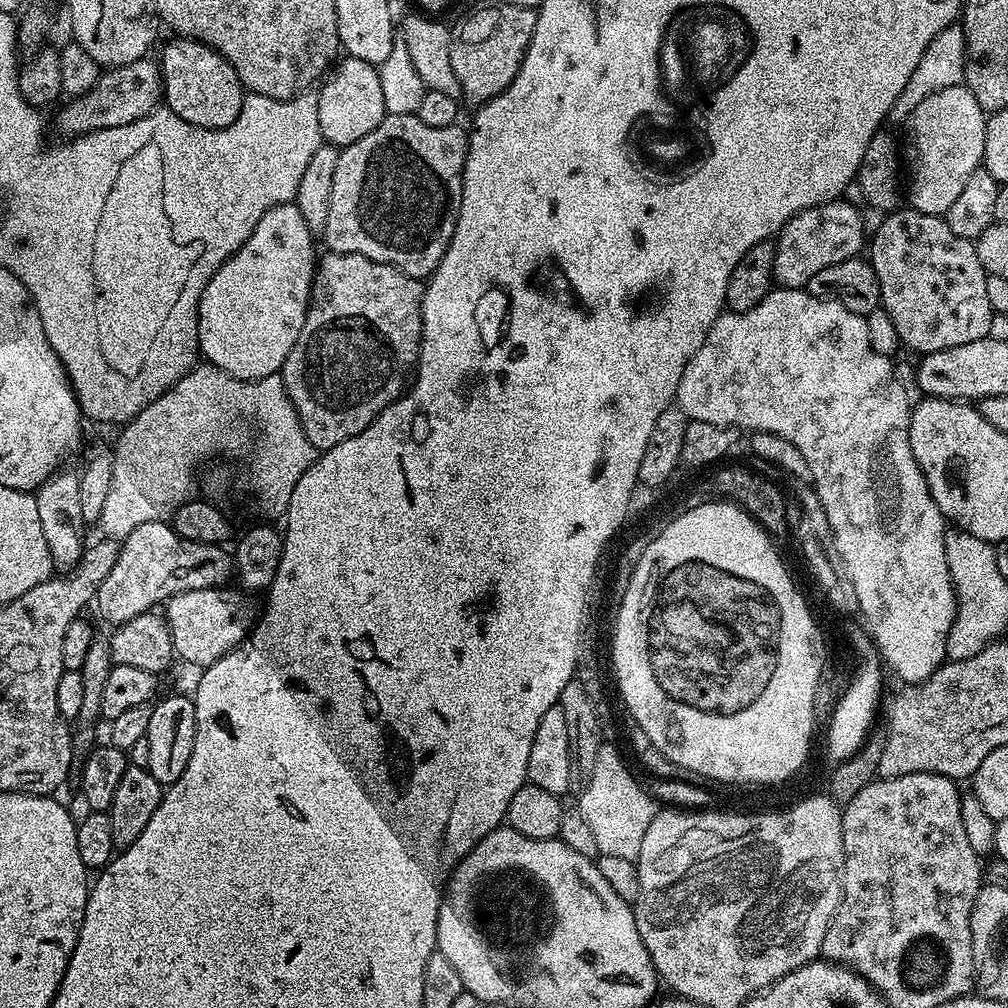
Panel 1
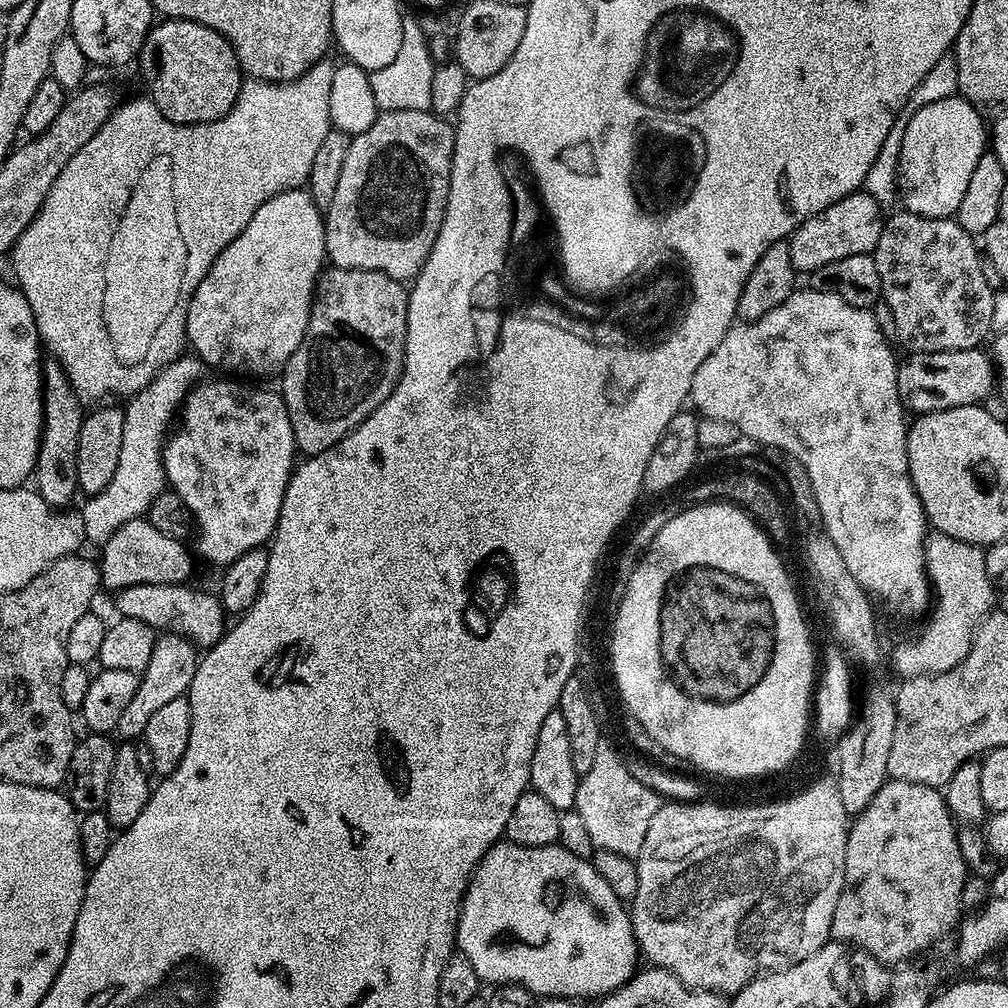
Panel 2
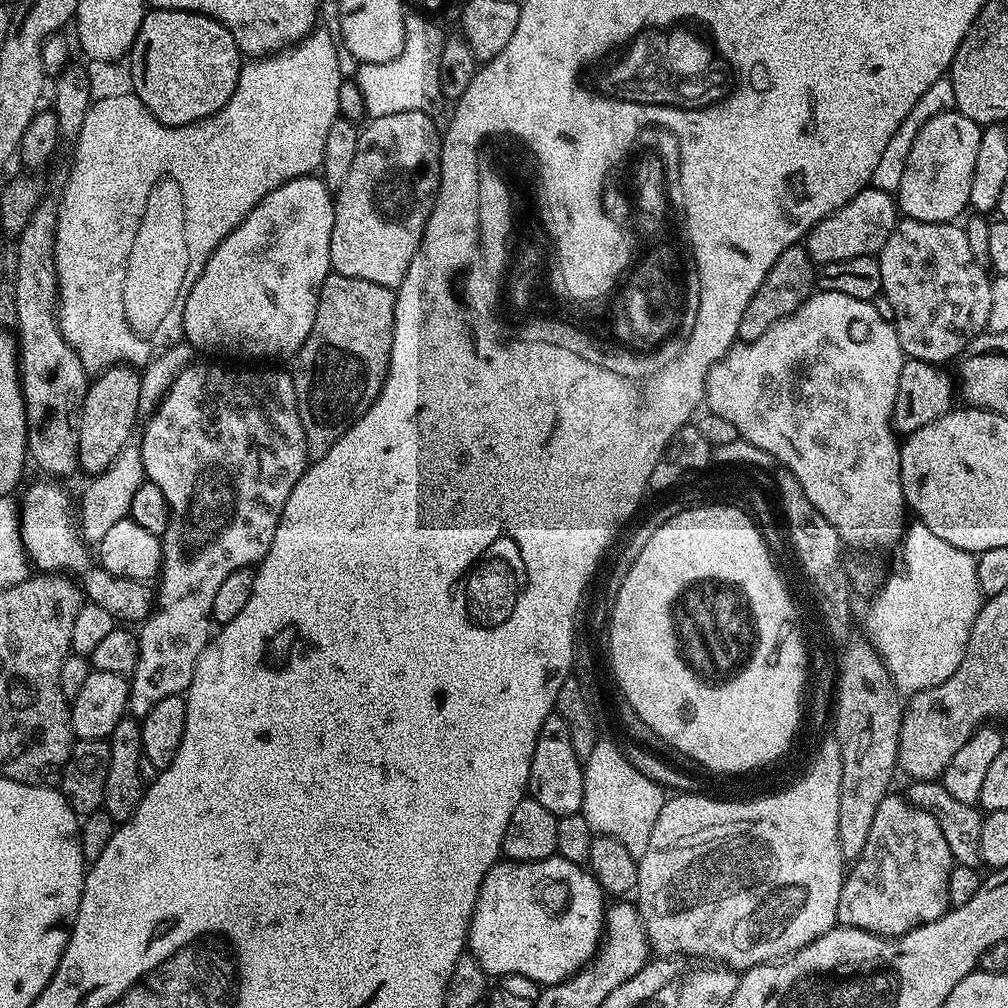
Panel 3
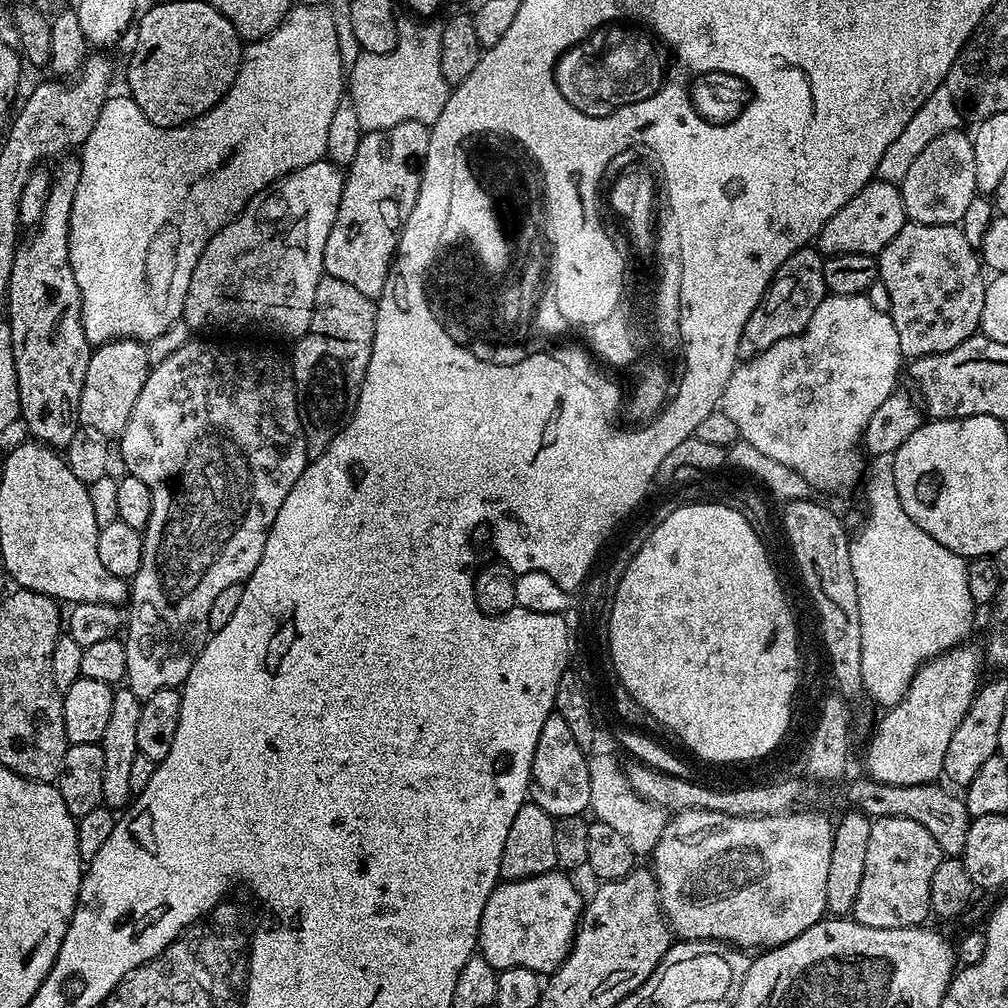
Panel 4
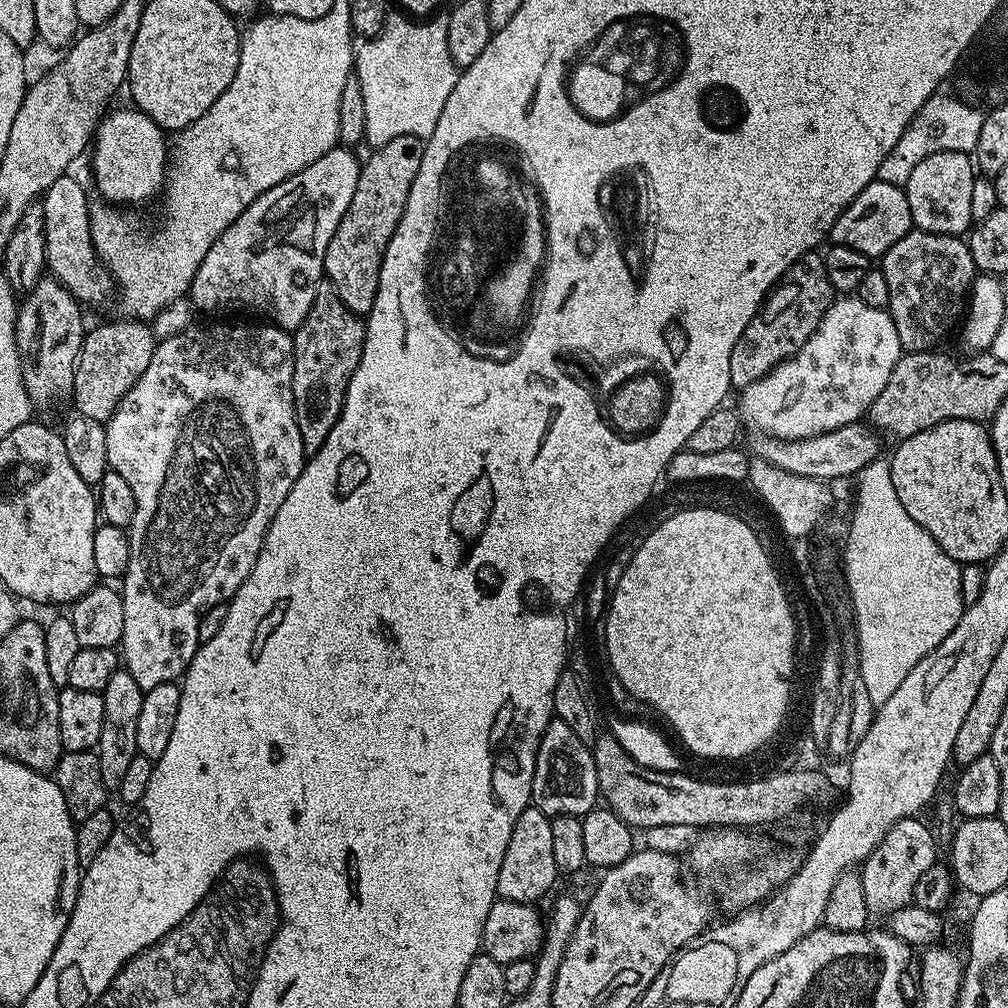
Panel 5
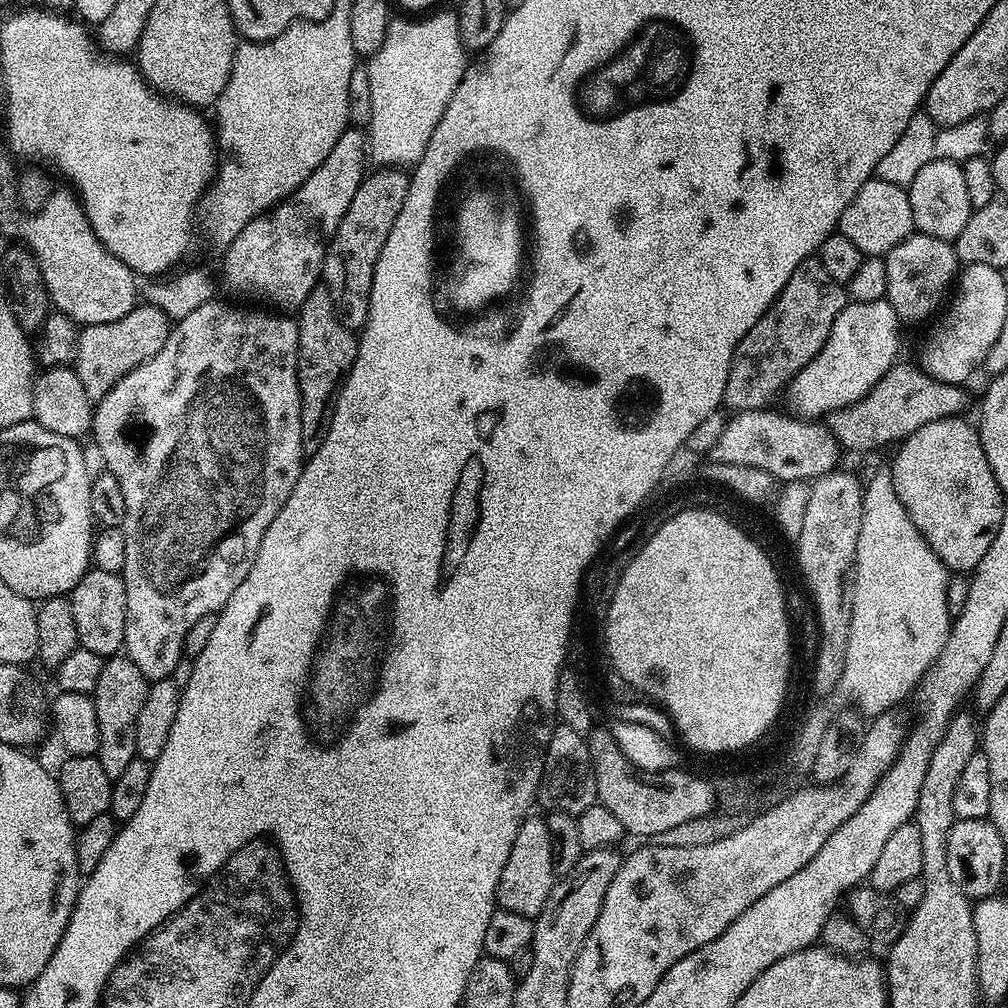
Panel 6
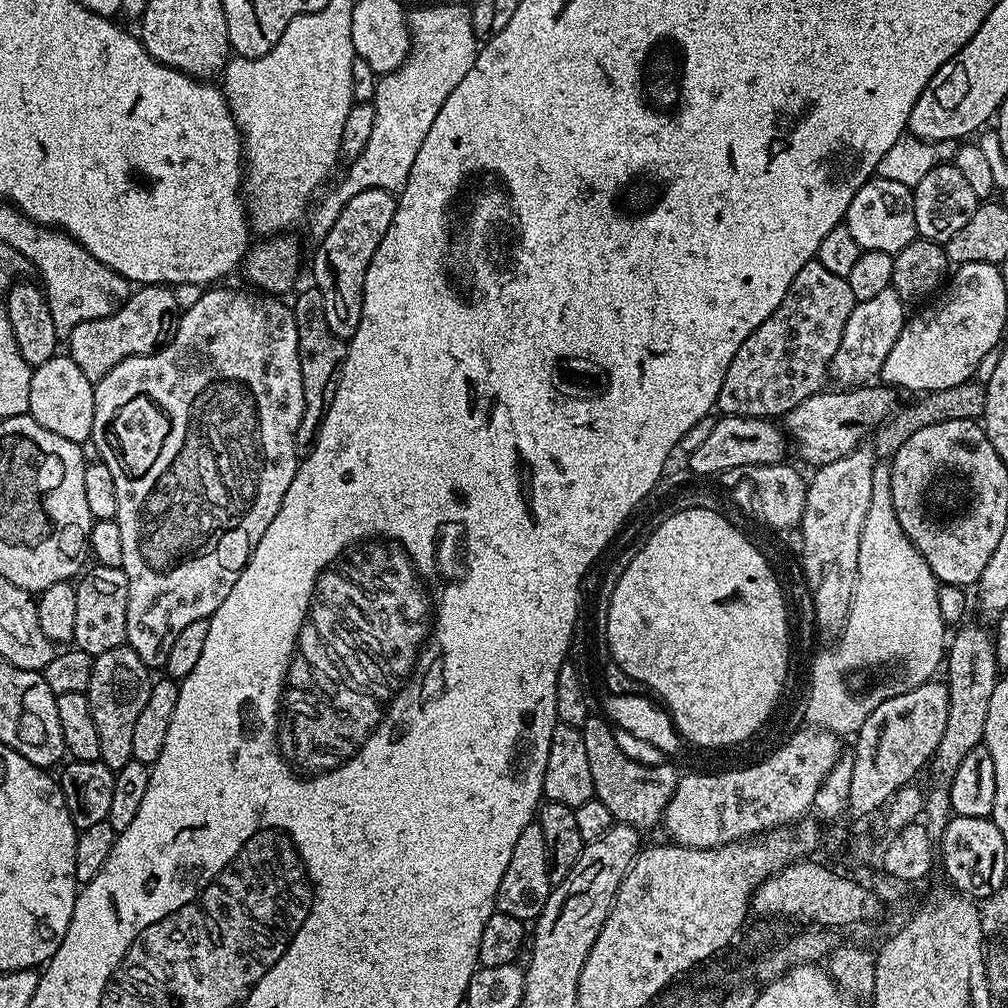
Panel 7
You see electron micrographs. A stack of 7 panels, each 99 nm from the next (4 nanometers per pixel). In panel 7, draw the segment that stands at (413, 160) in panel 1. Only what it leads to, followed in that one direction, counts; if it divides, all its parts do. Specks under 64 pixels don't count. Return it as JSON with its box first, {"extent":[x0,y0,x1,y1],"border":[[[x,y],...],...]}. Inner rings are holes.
{"extent":[312,189,397,341],"border":[[[385,189],[362,190],[346,202],[337,221],[315,245],[316,253],[312,256],[314,287],[322,294],[326,306],[326,326],[330,326],[332,333],[342,341],[351,340],[358,330],[358,322],[362,322],[366,270],[370,258],[374,258],[374,250],[378,250],[378,242],[386,238],[386,230],[390,230],[390,222],[394,222],[396,201],[397,197]]]}

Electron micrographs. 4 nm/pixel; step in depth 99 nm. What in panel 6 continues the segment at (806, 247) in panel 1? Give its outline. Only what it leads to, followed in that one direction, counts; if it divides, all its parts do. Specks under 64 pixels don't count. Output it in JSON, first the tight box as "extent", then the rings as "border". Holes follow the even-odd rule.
{"extent":[838,178,913,257],"border":[[[875,178],[867,180],[854,194],[854,202],[846,206],[846,210],[840,215],[838,230],[858,246],[858,250],[865,256],[883,257],[898,242],[902,242],[908,236],[913,235],[912,211],[910,210],[910,198],[907,191],[890,182],[882,182]]]}

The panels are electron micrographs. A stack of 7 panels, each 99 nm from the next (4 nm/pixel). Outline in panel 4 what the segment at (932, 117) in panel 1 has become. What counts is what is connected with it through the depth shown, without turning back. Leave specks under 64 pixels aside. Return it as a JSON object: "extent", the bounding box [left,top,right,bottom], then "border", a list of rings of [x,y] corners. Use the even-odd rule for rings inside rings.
{"extent":[898,130,978,224],"border":[[[964,130],[947,132],[934,138],[914,163],[906,170],[906,178],[898,185],[904,203],[904,215],[913,224],[955,224],[966,214],[966,206],[978,195],[974,182],[974,146],[972,137]]]}

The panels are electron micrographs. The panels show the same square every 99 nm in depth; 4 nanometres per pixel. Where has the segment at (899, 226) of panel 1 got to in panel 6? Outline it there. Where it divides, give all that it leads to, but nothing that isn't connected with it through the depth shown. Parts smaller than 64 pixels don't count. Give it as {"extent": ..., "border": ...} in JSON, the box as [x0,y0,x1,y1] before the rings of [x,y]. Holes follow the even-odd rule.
{"extent":[883,234,962,326],"border":[[[913,234],[898,242],[898,246],[886,253],[883,261],[886,266],[886,299],[904,326],[920,324],[932,315],[935,317],[941,311],[950,289],[957,283],[962,268],[955,247],[949,241],[923,234]]]}

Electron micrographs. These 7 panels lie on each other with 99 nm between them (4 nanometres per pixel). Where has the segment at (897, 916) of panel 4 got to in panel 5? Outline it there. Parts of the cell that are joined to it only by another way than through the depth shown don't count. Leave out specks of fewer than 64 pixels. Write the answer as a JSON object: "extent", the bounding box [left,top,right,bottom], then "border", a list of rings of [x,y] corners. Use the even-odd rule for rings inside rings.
{"extent":[859,818,937,918],"border":[[[905,818],[899,820],[888,833],[874,846],[872,853],[862,862],[859,869],[862,878],[862,890],[866,894],[866,906],[869,913],[886,918],[894,910],[902,910],[912,903],[914,886],[930,866],[937,863],[937,837],[933,829],[928,828],[920,818]]]}

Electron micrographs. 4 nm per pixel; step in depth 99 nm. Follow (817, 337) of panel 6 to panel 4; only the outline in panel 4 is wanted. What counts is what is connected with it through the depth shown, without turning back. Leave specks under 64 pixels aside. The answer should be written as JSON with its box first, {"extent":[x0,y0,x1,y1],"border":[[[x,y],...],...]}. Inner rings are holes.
{"extent":[738,246,826,361],"border":[[[812,246],[799,248],[790,254],[790,258],[786,258],[786,262],[782,262],[754,314],[750,314],[750,318],[746,318],[746,326],[742,326],[742,338],[738,338],[738,357],[741,361],[752,360],[770,350],[774,342],[782,342],[782,338],[797,336],[806,330],[810,318],[814,318],[814,310],[818,310],[826,295],[824,262],[825,257]]]}

